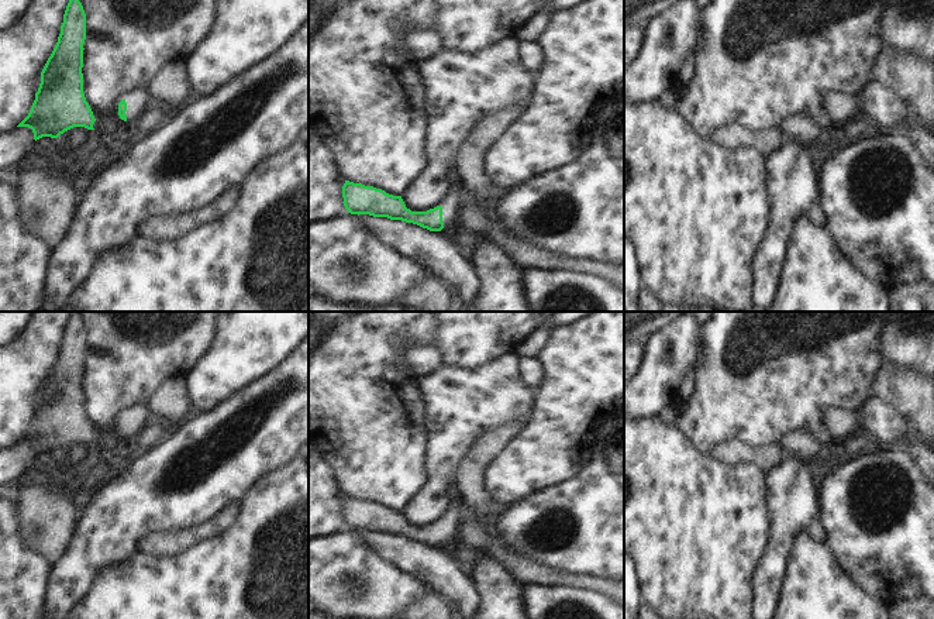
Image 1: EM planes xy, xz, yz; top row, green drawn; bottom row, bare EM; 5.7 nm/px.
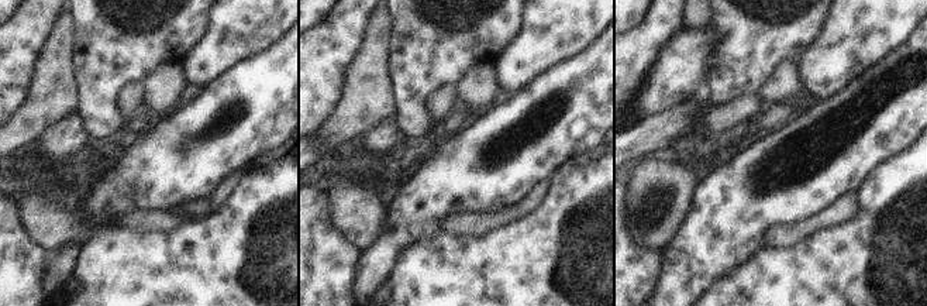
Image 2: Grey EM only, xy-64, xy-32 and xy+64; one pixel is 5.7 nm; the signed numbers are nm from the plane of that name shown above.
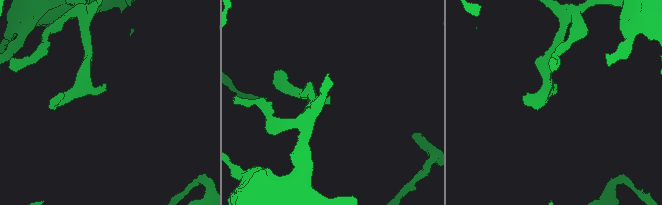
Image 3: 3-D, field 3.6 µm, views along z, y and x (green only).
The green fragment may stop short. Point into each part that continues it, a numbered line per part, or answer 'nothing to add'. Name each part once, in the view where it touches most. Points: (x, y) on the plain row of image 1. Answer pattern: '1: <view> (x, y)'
1: xy (138, 418)

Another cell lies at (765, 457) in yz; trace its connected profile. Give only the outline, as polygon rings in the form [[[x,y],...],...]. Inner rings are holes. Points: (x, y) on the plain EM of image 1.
[[[730,441],[727,444],[720,444],[713,453],[713,457],[723,464],[754,464],[765,472],[776,467],[785,455],[779,443],[751,446],[741,441]]]

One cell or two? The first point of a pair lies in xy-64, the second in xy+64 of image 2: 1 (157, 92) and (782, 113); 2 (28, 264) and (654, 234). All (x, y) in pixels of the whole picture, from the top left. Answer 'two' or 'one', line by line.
1: two
2: two

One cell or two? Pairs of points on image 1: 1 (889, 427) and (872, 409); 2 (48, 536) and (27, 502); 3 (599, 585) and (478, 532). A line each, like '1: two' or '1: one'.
1: one
2: one
3: one

